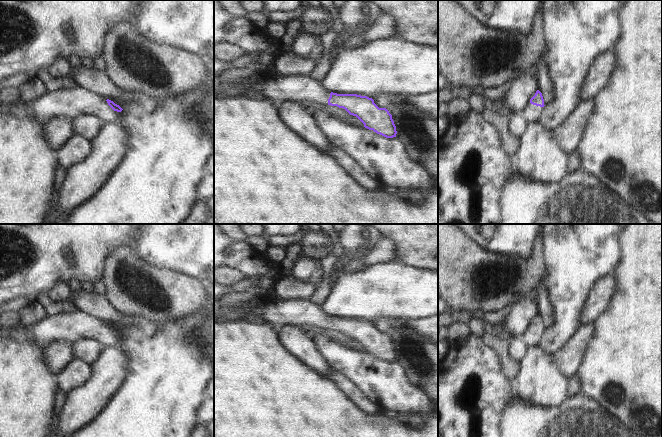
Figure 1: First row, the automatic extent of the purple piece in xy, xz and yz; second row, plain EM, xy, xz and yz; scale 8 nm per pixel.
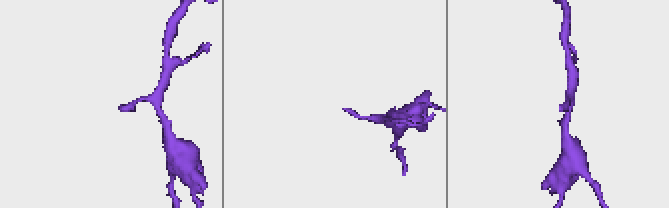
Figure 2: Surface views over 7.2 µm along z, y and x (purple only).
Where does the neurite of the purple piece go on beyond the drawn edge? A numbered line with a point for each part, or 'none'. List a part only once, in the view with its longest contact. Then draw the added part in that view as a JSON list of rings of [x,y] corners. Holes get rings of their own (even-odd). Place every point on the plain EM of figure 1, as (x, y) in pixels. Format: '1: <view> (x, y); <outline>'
1: xy (68, 327); [[[79,310],[47,316],[37,324],[21,327],[41,349],[54,342],[73,344],[78,339],[96,340],[104,348],[116,348],[121,343],[121,337],[114,335],[105,322]]]

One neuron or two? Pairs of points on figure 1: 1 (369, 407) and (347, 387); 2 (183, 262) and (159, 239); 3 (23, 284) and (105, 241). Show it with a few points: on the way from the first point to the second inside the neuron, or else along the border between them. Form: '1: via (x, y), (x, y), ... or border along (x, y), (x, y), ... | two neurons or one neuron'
1: via (364, 404), (352, 392) | one neuron
2: via (177, 256), (165, 244) | one neuron
3: via (42, 263), (64, 241), (84, 241) | one neuron

